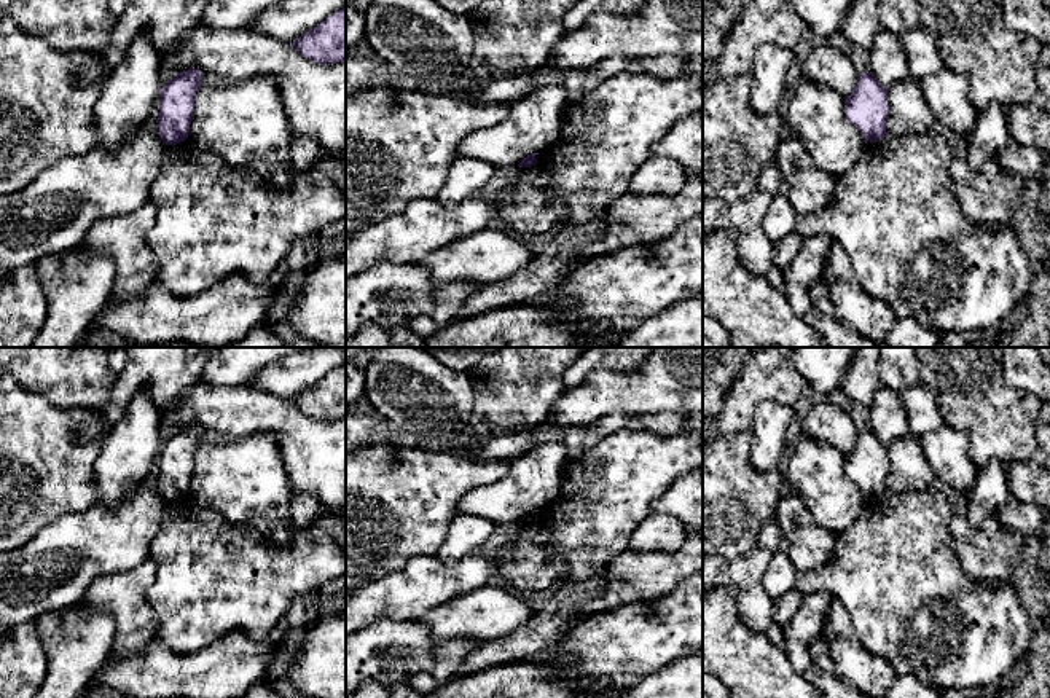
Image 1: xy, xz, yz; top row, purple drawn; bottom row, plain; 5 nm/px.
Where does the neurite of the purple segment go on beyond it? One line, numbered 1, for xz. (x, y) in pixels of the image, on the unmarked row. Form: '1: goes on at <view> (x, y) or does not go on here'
1: does not go on here

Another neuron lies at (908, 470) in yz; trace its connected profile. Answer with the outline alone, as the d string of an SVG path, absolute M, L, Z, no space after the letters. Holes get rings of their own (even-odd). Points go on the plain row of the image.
M910 433L897 438L887 446L887 461L887 492L921 492L935 486L937 476L923 453L918 437Z

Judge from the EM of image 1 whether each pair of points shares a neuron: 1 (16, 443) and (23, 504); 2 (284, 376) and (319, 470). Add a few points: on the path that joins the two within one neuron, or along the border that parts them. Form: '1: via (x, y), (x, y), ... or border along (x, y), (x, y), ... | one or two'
1: via (16, 458), (16, 490) | one
2: border along (254, 386), (289, 400) | two

